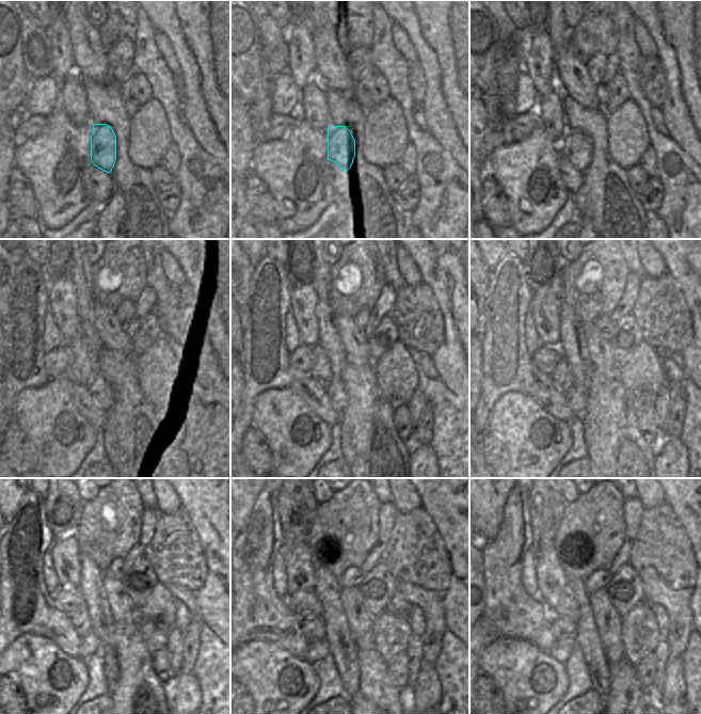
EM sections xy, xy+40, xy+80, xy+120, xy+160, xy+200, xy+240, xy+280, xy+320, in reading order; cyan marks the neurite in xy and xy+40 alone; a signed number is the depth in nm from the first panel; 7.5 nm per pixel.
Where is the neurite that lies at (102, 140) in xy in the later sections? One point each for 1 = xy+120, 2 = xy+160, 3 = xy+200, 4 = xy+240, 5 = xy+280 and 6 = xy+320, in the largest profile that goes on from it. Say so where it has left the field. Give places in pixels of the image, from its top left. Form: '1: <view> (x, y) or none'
1: xy+120 (100, 392)
2: xy+160 (335, 391)
3: xy+200 (576, 398)
4: xy+240 (91, 645)
5: xy+280 (324, 647)
6: xy+320 (561, 649)

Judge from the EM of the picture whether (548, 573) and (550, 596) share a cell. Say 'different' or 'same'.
same

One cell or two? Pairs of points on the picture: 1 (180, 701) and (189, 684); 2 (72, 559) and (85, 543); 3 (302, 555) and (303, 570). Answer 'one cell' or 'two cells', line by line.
1: one cell
2: two cells
3: one cell

